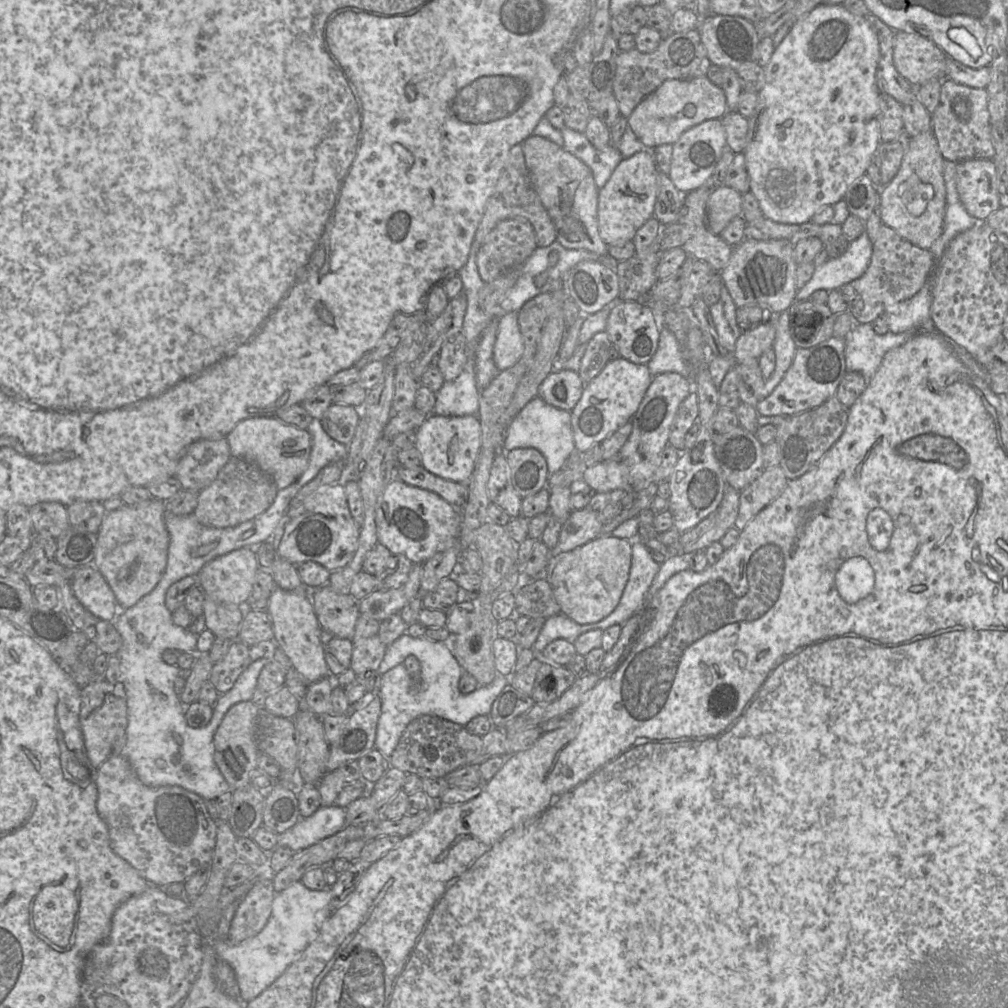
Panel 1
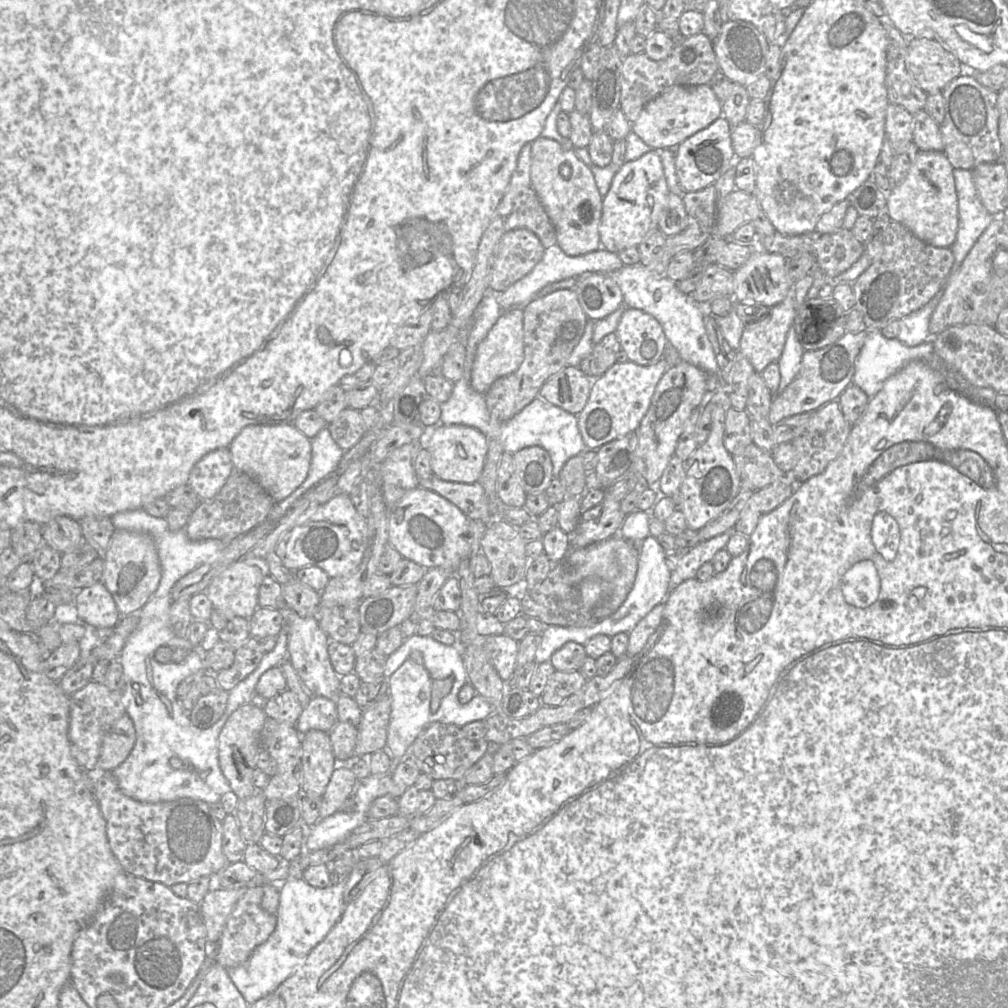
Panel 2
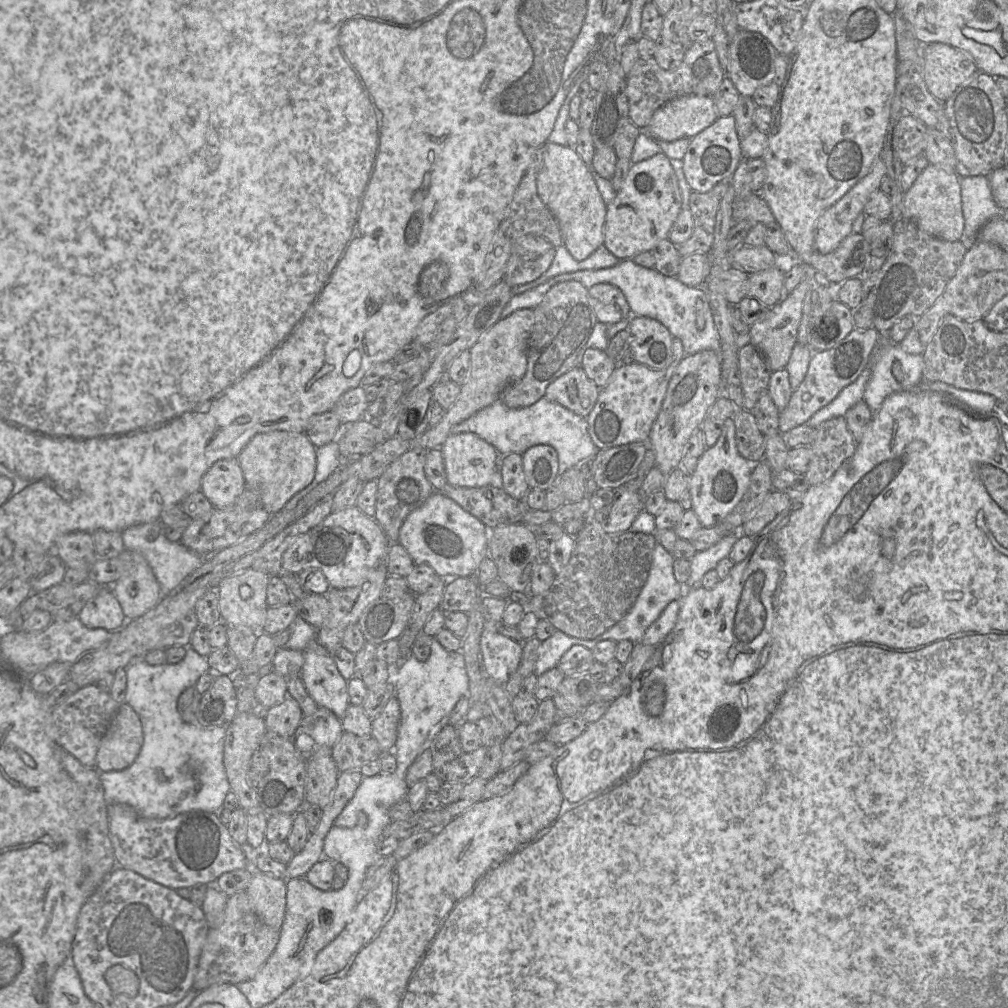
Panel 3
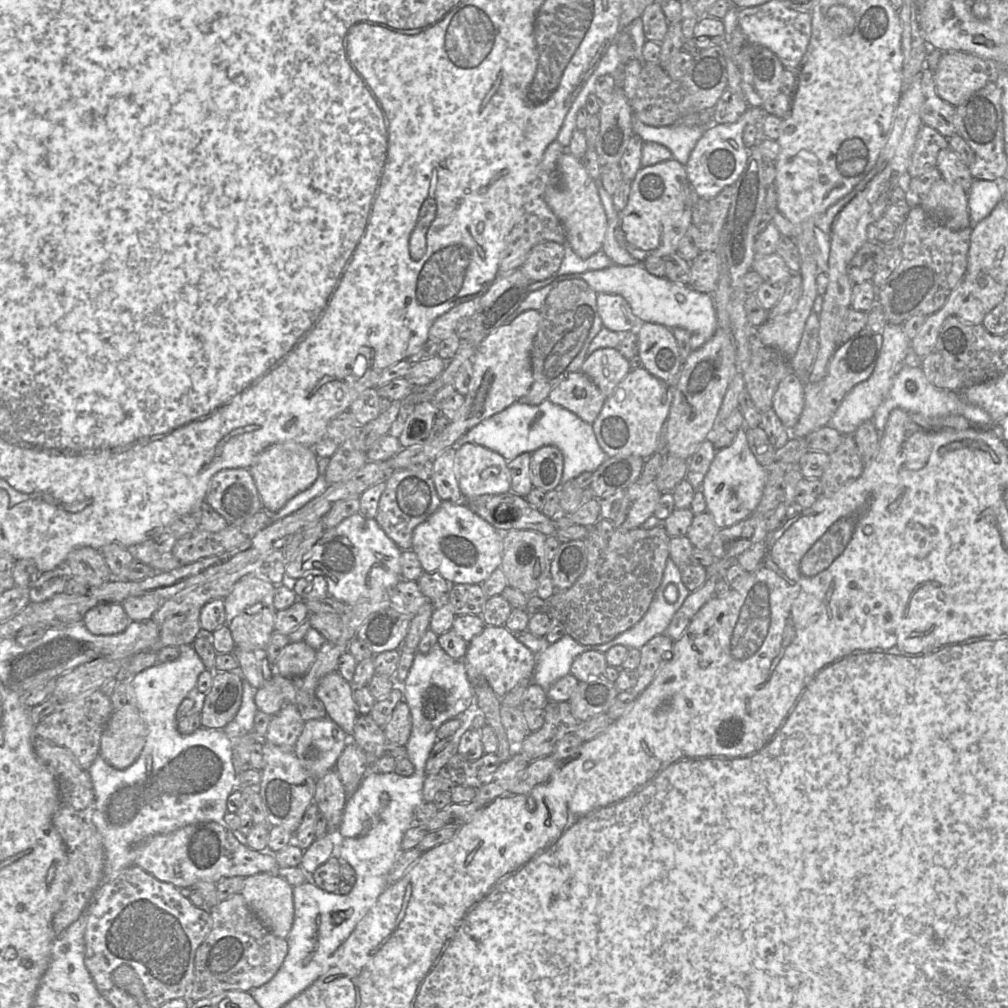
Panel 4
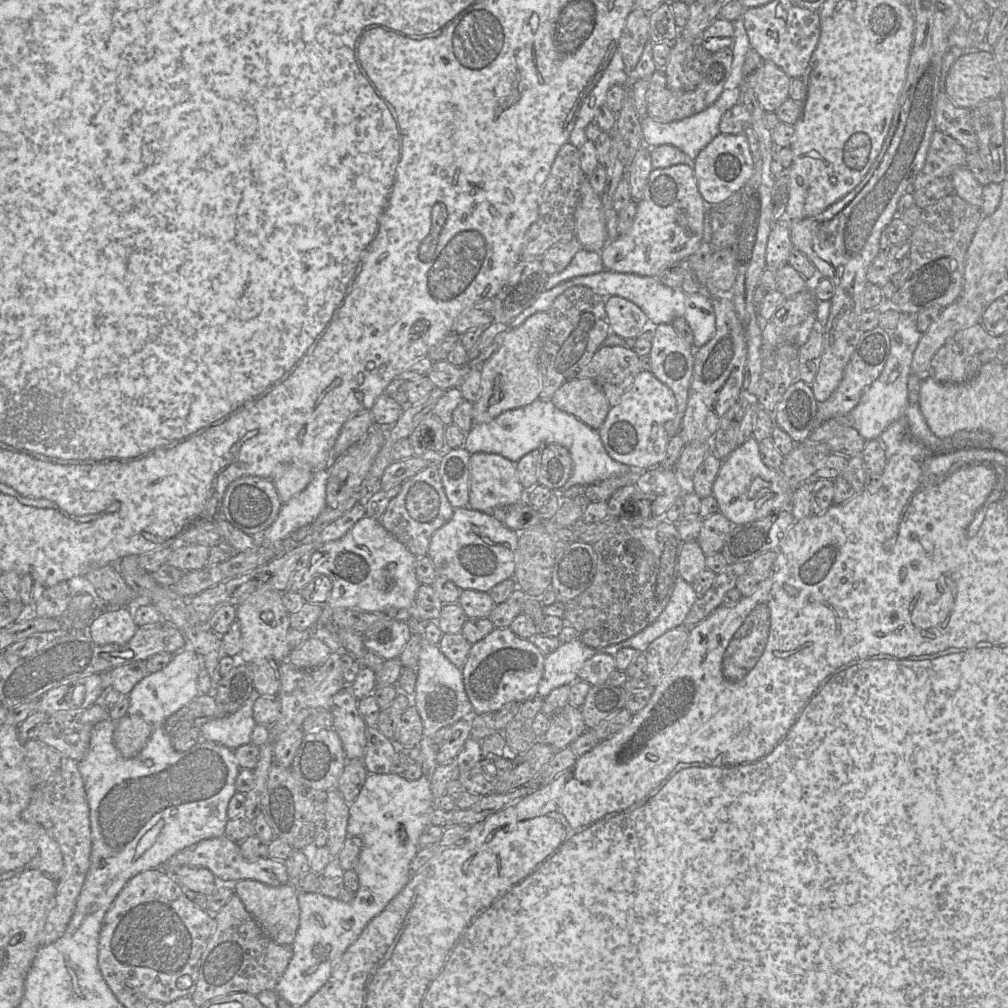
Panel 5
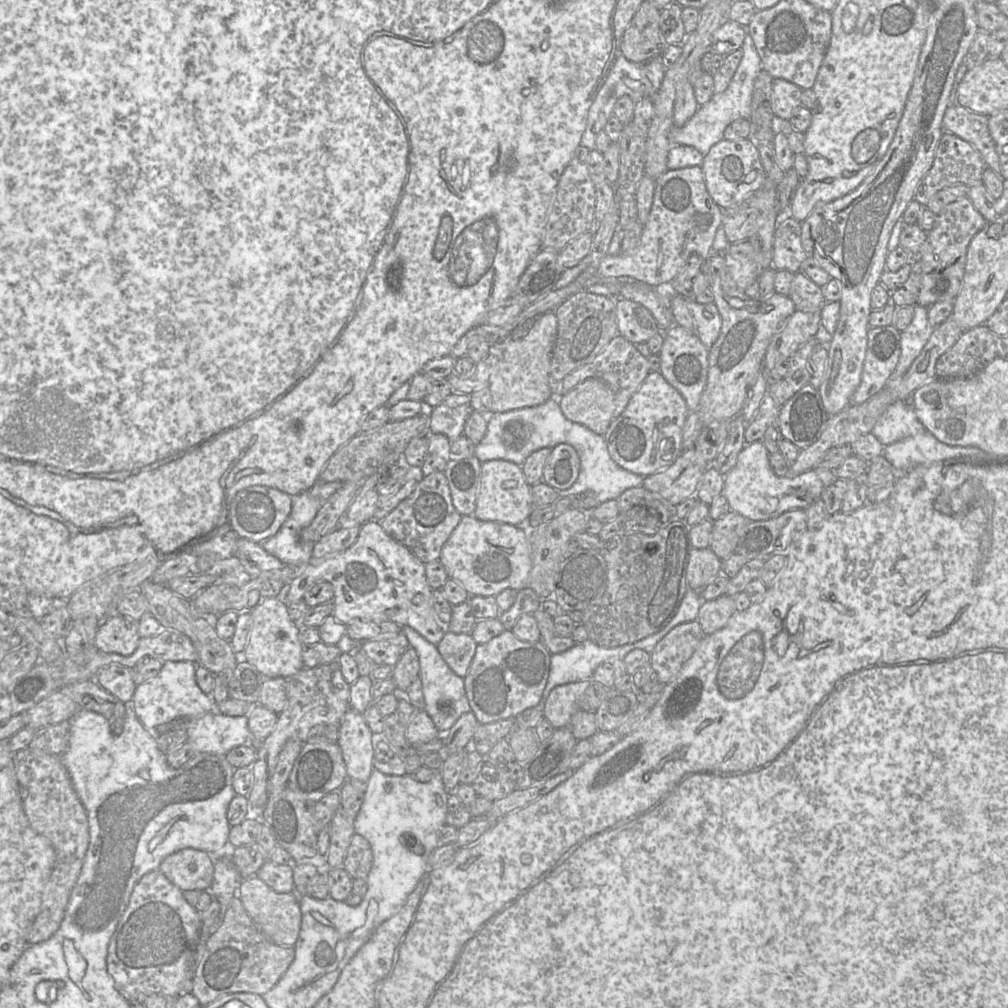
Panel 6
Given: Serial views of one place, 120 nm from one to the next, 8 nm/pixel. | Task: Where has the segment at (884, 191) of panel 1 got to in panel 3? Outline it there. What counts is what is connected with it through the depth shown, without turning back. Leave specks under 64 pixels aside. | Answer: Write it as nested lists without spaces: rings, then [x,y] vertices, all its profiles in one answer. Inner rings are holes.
[[[929,164],[917,177],[911,188],[904,193],[903,197],[903,208],[902,208],[902,217],[903,219],[908,219],[913,221],[919,229],[922,231],[937,237],[939,239],[945,240],[945,241],[958,241],[961,239],[964,231],[964,217],[963,217],[963,211],[962,211],[962,200],[961,200],[961,188],[960,188],[960,182],[959,182],[959,176],[956,172],[947,172],[944,169],[935,166],[933,164]]]

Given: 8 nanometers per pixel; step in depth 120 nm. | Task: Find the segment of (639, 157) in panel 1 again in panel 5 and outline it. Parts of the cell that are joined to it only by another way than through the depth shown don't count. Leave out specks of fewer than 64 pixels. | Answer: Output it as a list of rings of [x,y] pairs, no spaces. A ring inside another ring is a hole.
[[[677,164],[653,169],[630,230],[608,241],[601,250],[605,270],[657,277],[676,262],[685,261],[700,246],[707,204],[702,199],[693,167]]]

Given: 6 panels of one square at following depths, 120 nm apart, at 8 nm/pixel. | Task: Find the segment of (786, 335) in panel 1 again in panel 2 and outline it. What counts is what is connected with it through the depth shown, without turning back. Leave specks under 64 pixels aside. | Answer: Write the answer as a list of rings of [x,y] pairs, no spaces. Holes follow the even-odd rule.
[[[793,323],[788,330],[782,354],[777,361],[780,369],[780,383],[774,397],[781,394],[799,373],[803,353],[804,350],[798,341]]]

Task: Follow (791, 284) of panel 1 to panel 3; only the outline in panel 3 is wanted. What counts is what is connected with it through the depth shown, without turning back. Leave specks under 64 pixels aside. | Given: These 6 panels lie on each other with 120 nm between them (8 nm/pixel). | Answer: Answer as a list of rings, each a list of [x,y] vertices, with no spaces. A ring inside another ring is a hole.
[[[778,267],[749,274],[746,297],[752,297],[767,307],[772,307],[784,297],[785,274]]]

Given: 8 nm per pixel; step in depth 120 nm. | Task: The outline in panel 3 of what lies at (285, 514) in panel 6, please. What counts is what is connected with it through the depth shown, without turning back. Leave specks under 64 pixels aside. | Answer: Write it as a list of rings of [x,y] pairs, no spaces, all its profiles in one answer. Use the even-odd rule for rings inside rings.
[[[237,458],[215,462],[204,474],[200,491],[216,509],[226,509],[234,504],[246,486]]]

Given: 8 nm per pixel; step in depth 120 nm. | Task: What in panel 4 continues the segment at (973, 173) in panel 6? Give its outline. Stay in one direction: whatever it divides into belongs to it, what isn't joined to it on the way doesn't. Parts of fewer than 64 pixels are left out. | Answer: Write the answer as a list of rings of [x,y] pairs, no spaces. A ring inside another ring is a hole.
[[[923,124],[918,132],[908,166],[910,177],[918,177],[928,169],[936,167],[938,153],[947,147],[949,142],[946,137]]]

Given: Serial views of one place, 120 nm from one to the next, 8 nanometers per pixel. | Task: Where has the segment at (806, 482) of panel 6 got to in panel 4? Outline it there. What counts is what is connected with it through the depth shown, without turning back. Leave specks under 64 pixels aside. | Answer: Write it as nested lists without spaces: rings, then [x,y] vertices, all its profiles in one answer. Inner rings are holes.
[[[740,428],[733,442],[716,451],[715,457],[705,475],[702,491],[707,511],[713,516],[718,529],[729,527],[749,517],[758,506],[766,483],[765,468],[758,463],[749,448],[746,428]]]

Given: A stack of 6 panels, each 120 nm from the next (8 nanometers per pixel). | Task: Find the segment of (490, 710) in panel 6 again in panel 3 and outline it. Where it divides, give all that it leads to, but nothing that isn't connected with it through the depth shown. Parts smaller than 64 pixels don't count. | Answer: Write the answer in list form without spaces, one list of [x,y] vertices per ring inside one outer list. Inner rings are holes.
[[[485,627],[480,648],[491,679],[497,684],[505,685],[521,661],[523,645],[498,633],[494,628]]]

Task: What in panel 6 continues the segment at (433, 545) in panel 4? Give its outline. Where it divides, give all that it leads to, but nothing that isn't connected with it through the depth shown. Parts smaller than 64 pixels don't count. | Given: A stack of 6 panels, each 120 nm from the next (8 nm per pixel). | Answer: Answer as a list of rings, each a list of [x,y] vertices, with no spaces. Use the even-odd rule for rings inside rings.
[[[474,515],[462,516],[444,544],[439,560],[449,578],[460,583],[470,596],[496,596],[507,588],[526,588],[532,568],[531,548],[522,527],[481,521]]]

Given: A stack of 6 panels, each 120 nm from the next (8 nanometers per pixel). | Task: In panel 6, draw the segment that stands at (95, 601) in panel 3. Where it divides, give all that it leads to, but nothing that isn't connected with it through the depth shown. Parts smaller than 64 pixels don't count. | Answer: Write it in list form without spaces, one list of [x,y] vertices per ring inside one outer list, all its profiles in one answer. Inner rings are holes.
[[[111,615],[100,622],[94,644],[98,651],[128,656],[136,650],[139,640],[137,621]]]

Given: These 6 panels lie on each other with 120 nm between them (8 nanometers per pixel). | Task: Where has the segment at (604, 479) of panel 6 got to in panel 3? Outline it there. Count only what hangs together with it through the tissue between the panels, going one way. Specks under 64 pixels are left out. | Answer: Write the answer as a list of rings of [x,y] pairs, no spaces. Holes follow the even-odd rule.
[[[542,397],[529,407],[520,409],[508,408],[497,400],[451,429],[451,434],[464,432],[477,434],[493,445],[501,456],[523,454],[534,445],[550,445],[558,454],[559,476],[582,461],[594,458],[600,450],[589,435],[586,418],[560,404],[549,401],[546,397]]]

